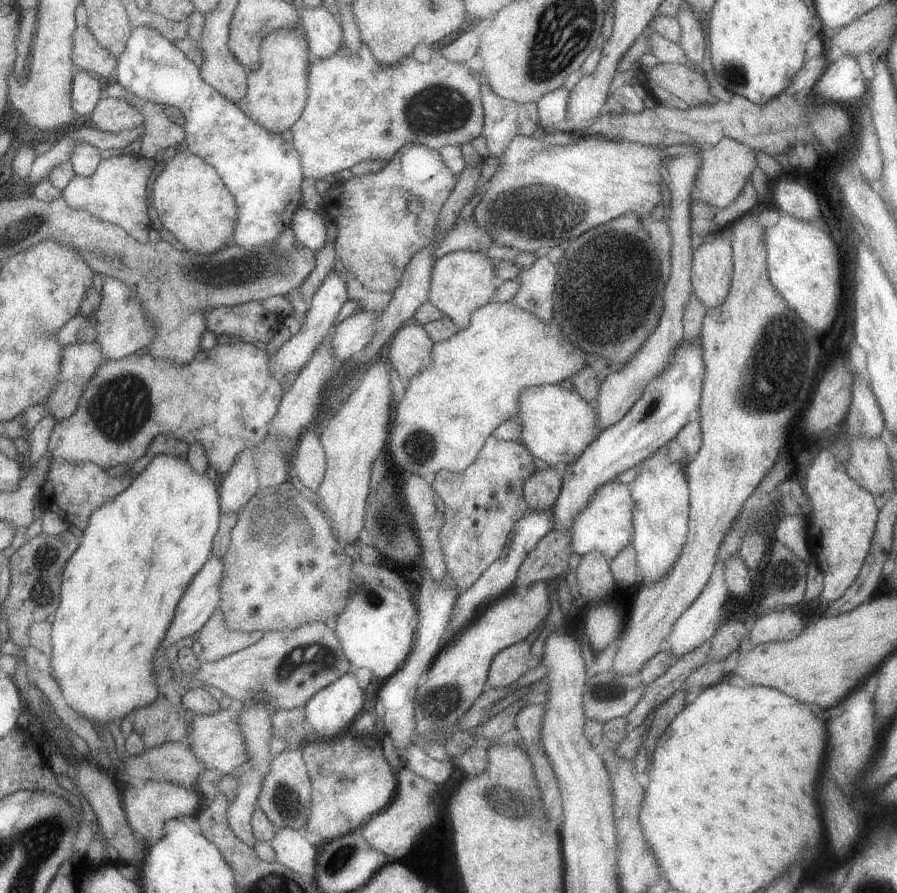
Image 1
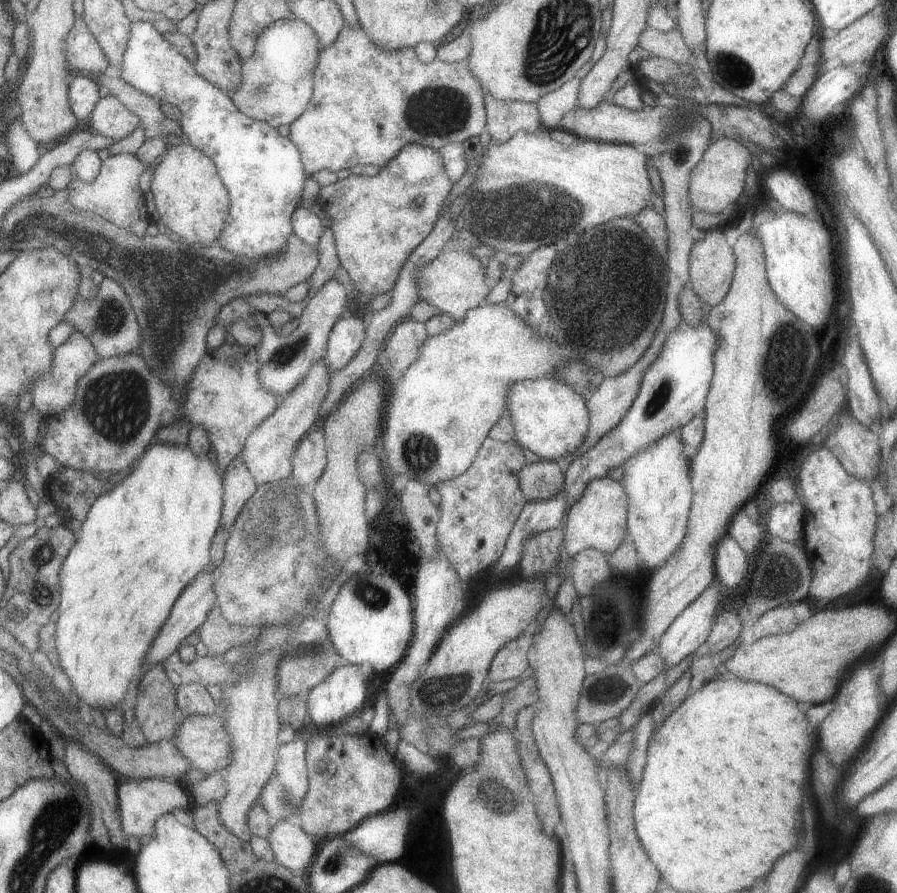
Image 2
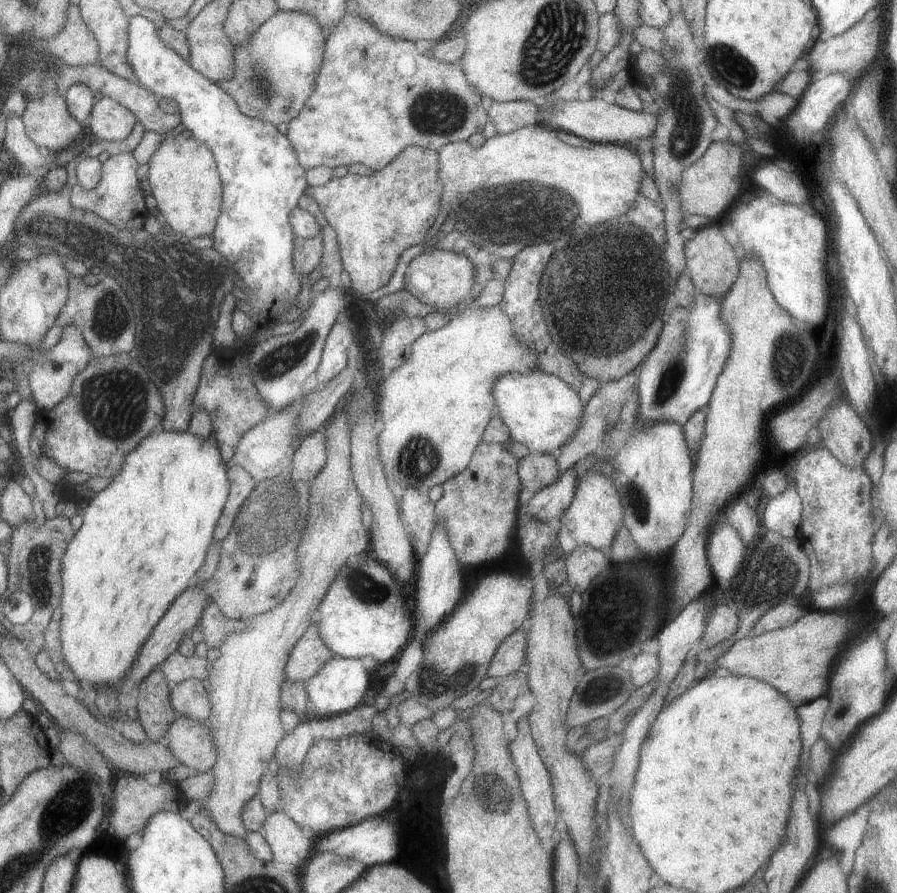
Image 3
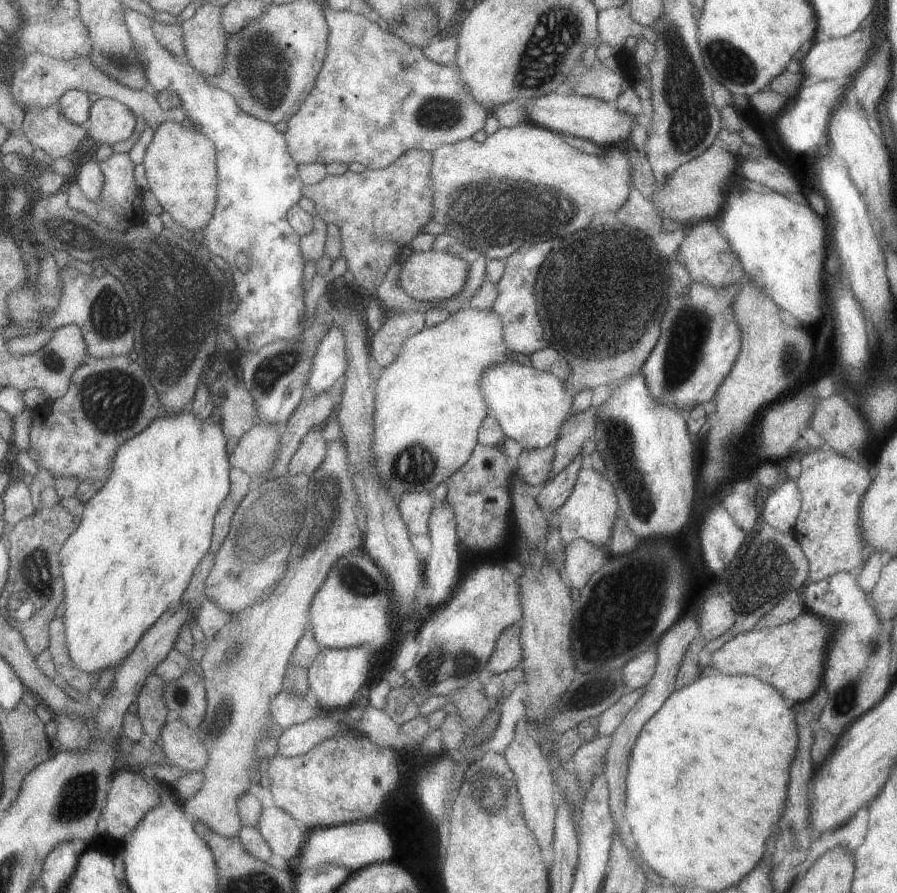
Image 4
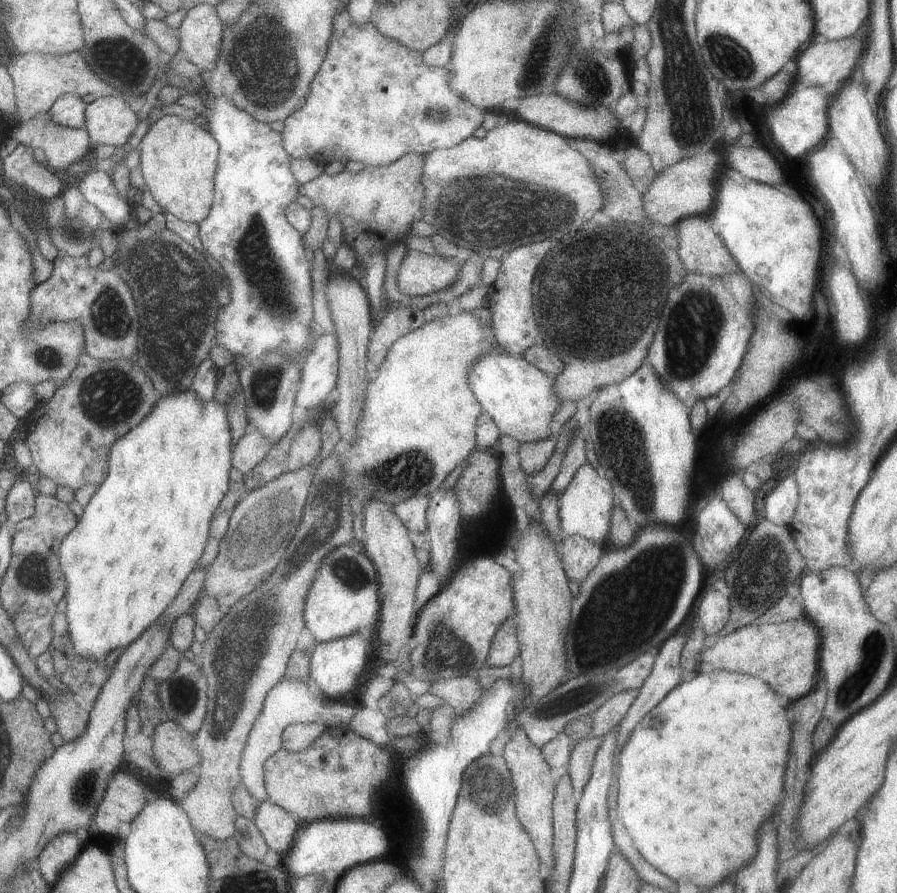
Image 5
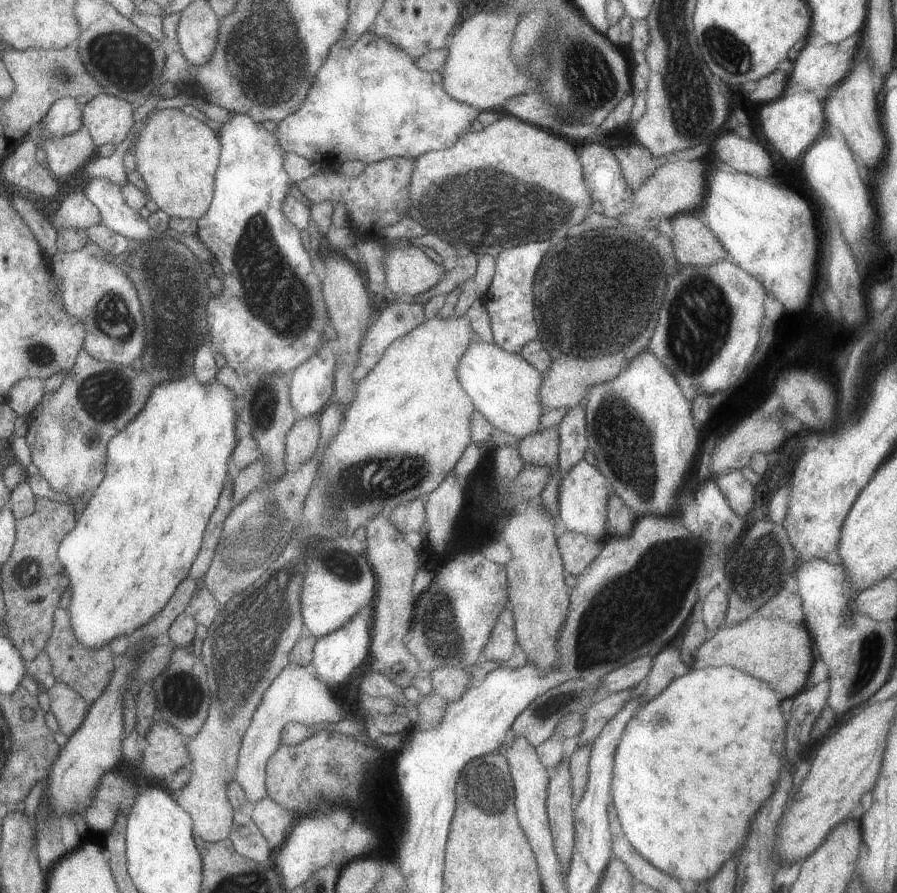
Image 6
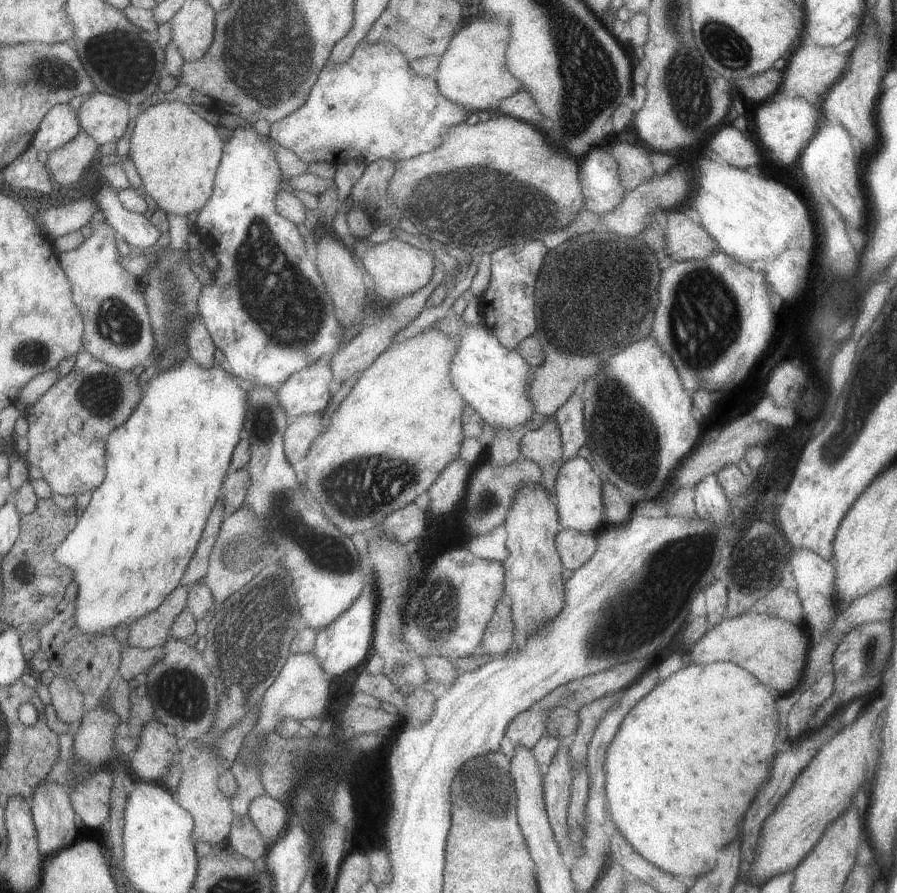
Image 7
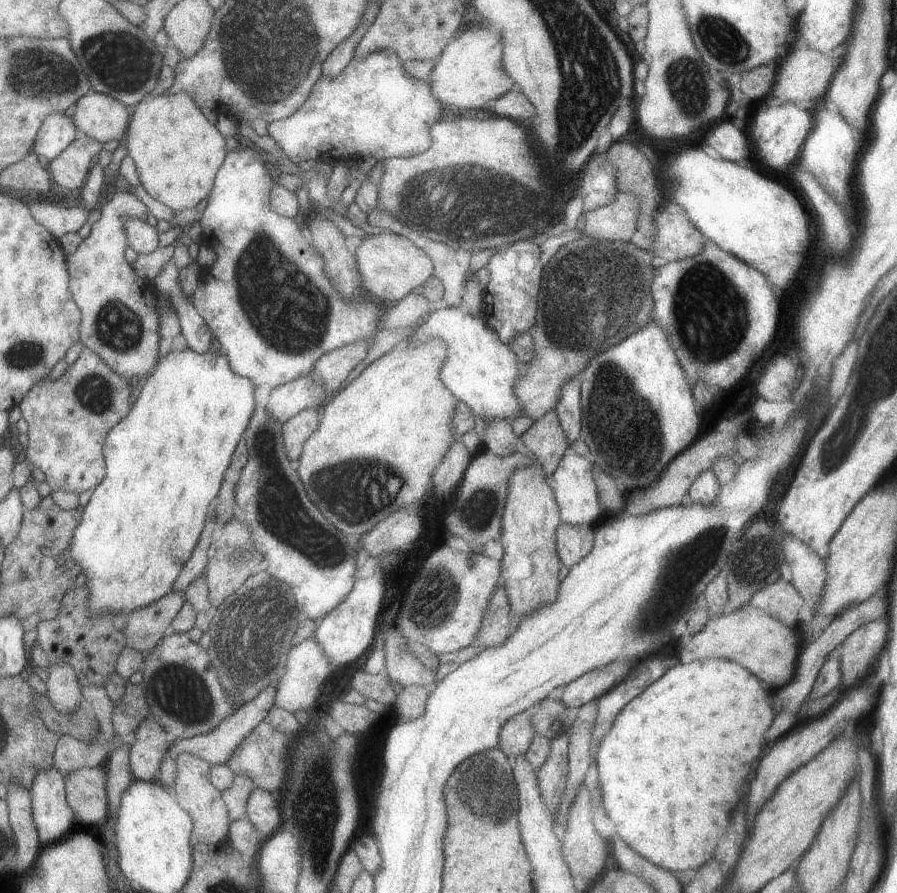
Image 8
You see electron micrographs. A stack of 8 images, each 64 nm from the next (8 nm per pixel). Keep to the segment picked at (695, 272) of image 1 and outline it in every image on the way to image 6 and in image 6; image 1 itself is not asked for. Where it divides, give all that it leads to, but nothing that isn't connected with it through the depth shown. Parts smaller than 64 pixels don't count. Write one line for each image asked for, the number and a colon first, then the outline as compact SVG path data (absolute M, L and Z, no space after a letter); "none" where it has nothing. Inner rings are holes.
2: M717 228L705 230L705 238L701 242L693 242L693 248L689 252L689 286L701 298L703 304L713 308L721 304L721 300L727 296L733 282L733 274L735 274L735 254L733 248L725 242L723 230Z
3: M705 224L703 228L697 228L695 236L691 240L685 240L683 252L685 252L685 262L687 262L685 274L693 280L695 290L699 294L721 298L729 292L733 282L739 278L739 268L741 268L739 256L735 248L731 248L727 240L721 236L721 228L715 224Z
4: M697 220L695 224L685 226L685 238L679 246L679 258L685 264L693 282L701 282L701 284L707 284L711 288L729 286L731 282L743 284L747 280L745 270L739 264L733 250L729 248L725 236L721 234L721 230L711 220Z
5: M689 216L679 220L675 224L675 236L679 236L677 254L687 272L717 278L721 274L739 270L723 240L703 216Z
6: M677 214L669 222L673 232L671 244L679 266L709 266L721 258L729 258L703 220L691 214Z

